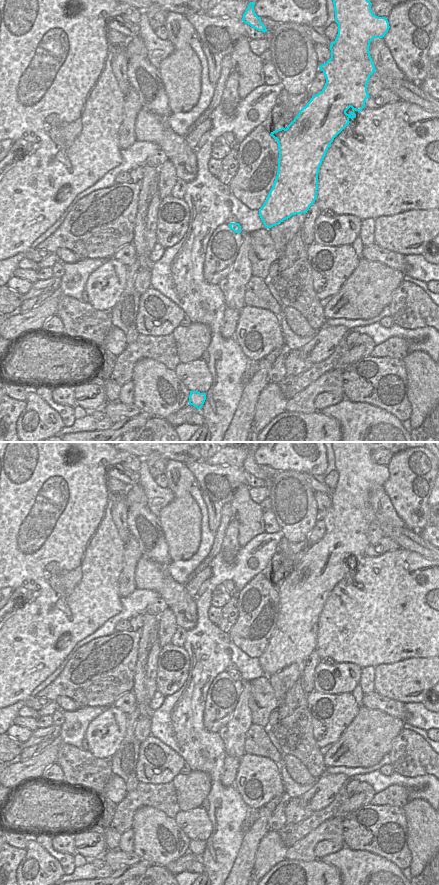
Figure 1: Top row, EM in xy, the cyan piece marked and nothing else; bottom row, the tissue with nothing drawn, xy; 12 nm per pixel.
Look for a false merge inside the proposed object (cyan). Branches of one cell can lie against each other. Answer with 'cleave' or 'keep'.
keep

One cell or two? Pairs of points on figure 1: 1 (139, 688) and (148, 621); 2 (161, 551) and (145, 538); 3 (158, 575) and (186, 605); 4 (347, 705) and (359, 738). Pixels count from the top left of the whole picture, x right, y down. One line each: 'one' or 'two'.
1: one
2: one
3: one
4: two

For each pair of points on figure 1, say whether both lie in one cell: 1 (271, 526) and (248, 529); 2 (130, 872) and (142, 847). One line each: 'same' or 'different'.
1: different
2: different

